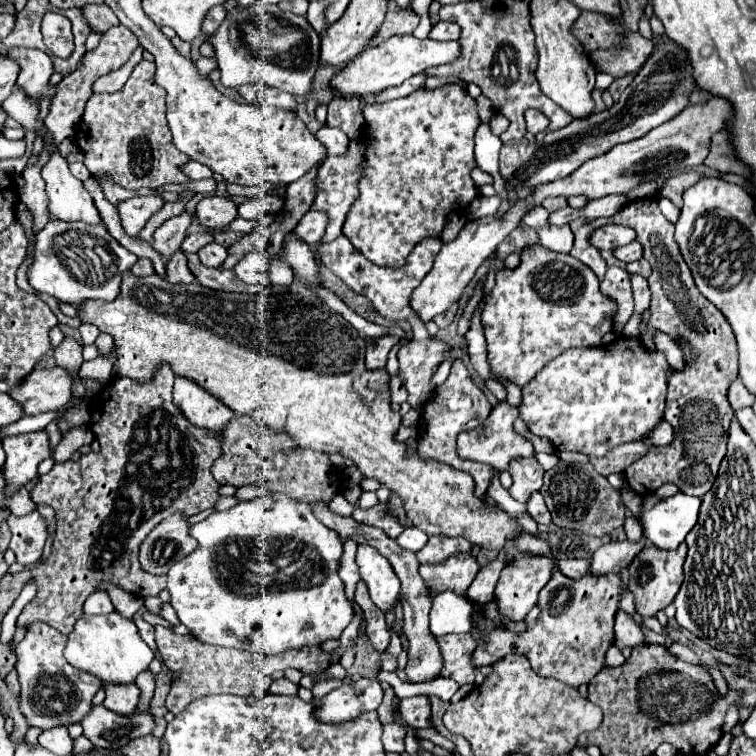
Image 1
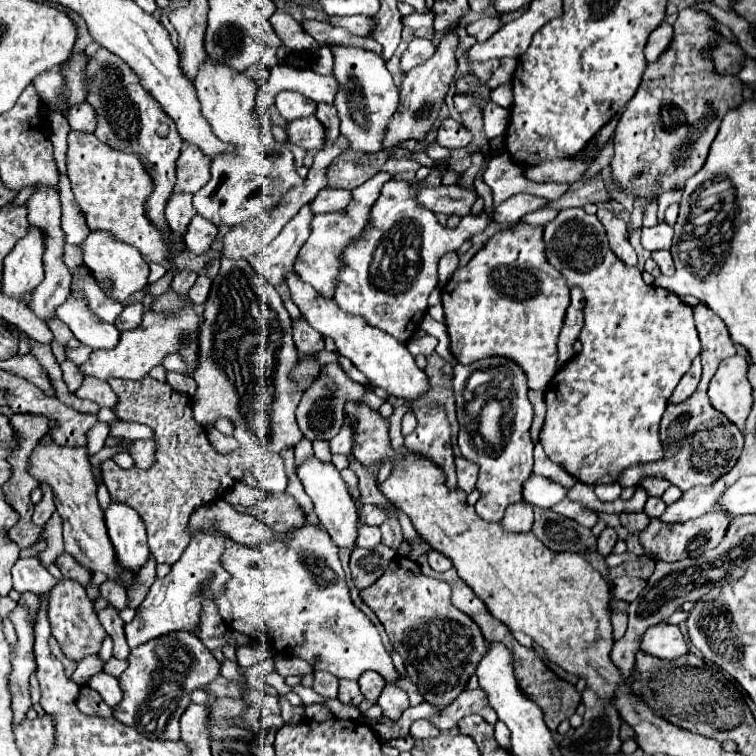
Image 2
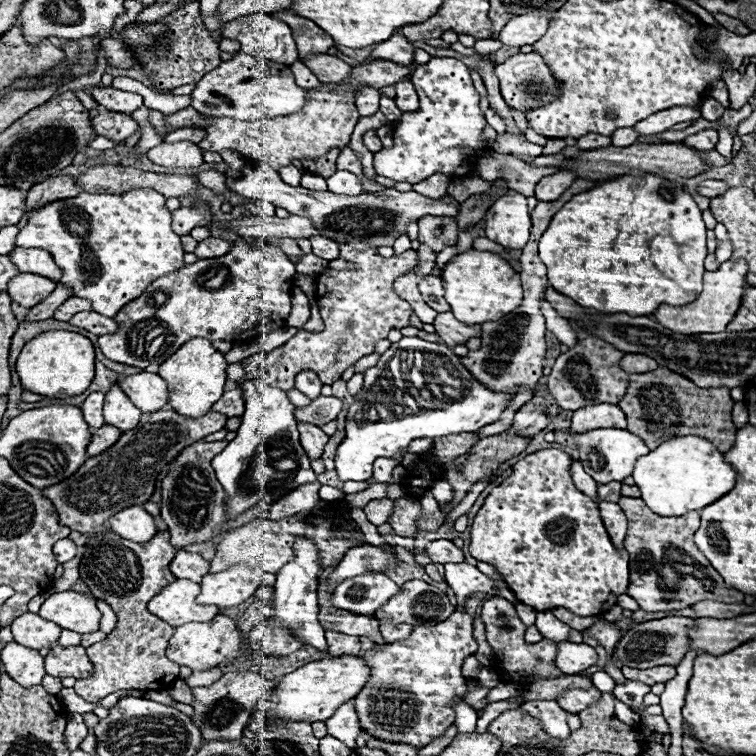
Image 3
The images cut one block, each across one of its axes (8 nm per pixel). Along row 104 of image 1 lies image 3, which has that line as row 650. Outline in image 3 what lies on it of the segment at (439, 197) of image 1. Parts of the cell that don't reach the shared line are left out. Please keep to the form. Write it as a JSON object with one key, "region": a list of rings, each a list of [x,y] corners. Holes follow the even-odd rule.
{"region":[[[456,610],[448,620],[436,626],[414,628],[406,640],[366,650],[362,658],[370,668],[370,678],[362,688],[362,692],[358,692],[358,696],[354,698],[362,732],[378,740],[408,744],[414,748],[424,748],[432,738],[440,738],[454,724],[456,700],[462,700],[468,690],[466,678],[462,676],[462,664],[468,656],[472,656],[478,650],[478,644],[472,636],[472,622],[474,618],[470,614]]]}

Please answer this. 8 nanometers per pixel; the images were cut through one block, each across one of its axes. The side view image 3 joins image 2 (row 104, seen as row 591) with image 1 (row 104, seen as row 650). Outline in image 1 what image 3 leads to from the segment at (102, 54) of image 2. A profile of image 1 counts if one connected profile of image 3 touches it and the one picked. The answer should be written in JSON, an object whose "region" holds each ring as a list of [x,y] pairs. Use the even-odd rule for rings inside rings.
{"region":[[[142,60],[122,86],[122,90],[114,94],[92,94],[86,104],[86,110],[80,118],[80,126],[76,132],[76,144],[84,154],[84,166],[92,176],[110,176],[110,180],[122,188],[138,190],[138,188],[156,188],[170,182],[188,182],[188,178],[180,172],[180,166],[188,162],[188,156],[182,154],[174,142],[172,132],[166,122],[166,90],[154,80],[154,62]]]}

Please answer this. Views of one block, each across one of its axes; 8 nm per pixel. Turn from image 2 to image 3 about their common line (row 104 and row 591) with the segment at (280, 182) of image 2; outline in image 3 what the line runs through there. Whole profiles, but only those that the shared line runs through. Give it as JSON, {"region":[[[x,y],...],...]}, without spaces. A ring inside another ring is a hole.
{"region":[[[236,564],[218,574],[206,574],[202,578],[202,592],[198,594],[198,604],[214,604],[220,608],[232,608],[242,604],[246,598],[264,584],[260,576],[246,564]]]}

